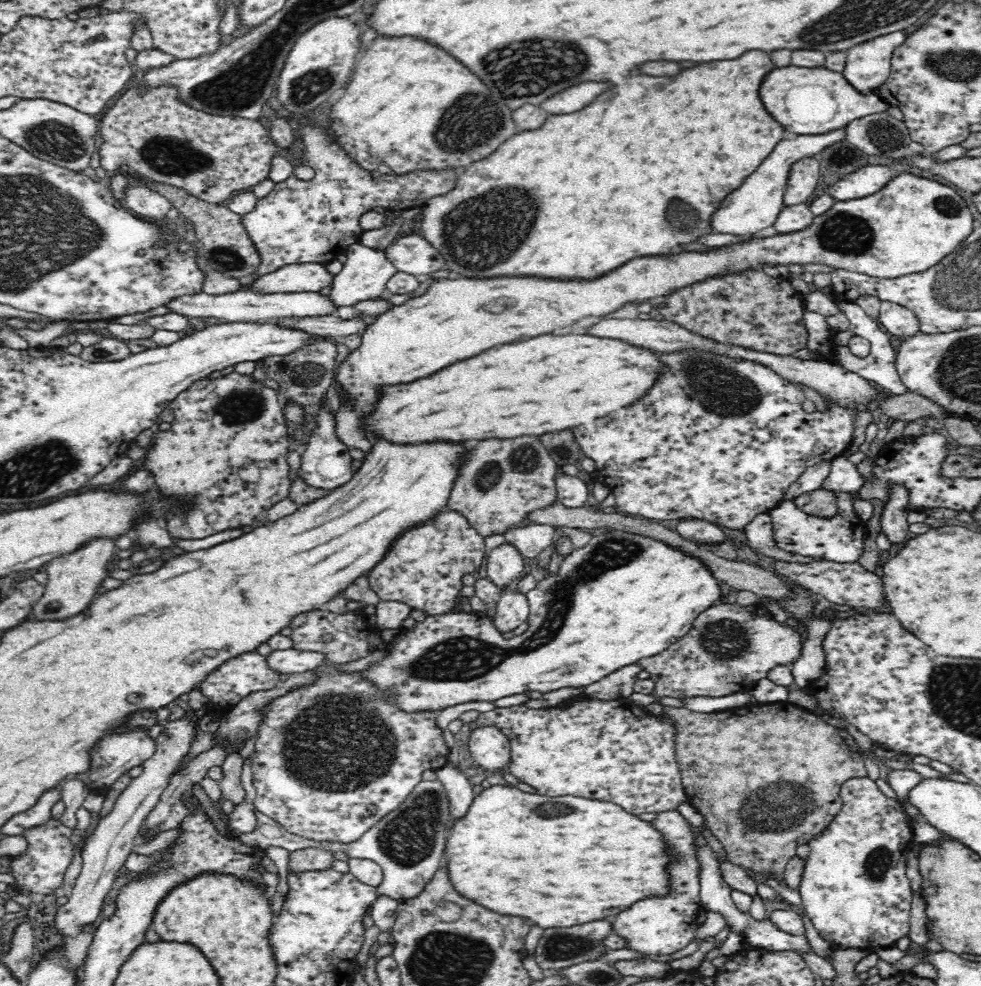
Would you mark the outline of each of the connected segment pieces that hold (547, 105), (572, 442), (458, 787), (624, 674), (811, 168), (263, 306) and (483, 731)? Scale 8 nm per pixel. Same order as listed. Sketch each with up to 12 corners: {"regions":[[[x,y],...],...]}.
{"regions":[[[584,82],[540,106],[548,114],[586,108],[610,82]],[[572,430],[544,434],[560,467],[587,457]],[[452,763],[435,769],[453,822],[473,805],[472,784]],[[639,663],[584,688],[583,698],[616,700],[634,693]],[[818,160],[795,164],[783,196],[785,207],[808,202],[819,178]],[[317,292],[182,294],[182,316],[258,323],[336,312]],[[493,724],[472,728],[472,760],[499,773],[511,758],[511,742]]]}

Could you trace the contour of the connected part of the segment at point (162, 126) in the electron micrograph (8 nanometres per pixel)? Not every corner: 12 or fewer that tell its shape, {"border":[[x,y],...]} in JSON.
{"border":[[137,82],[105,112],[100,167],[220,206],[270,178],[257,120]]}

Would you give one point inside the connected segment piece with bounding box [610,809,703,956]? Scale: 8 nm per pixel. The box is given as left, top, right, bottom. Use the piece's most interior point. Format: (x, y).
(657, 927)

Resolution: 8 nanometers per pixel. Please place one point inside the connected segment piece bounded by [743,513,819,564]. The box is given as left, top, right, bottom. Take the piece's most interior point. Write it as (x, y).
(759, 532)

